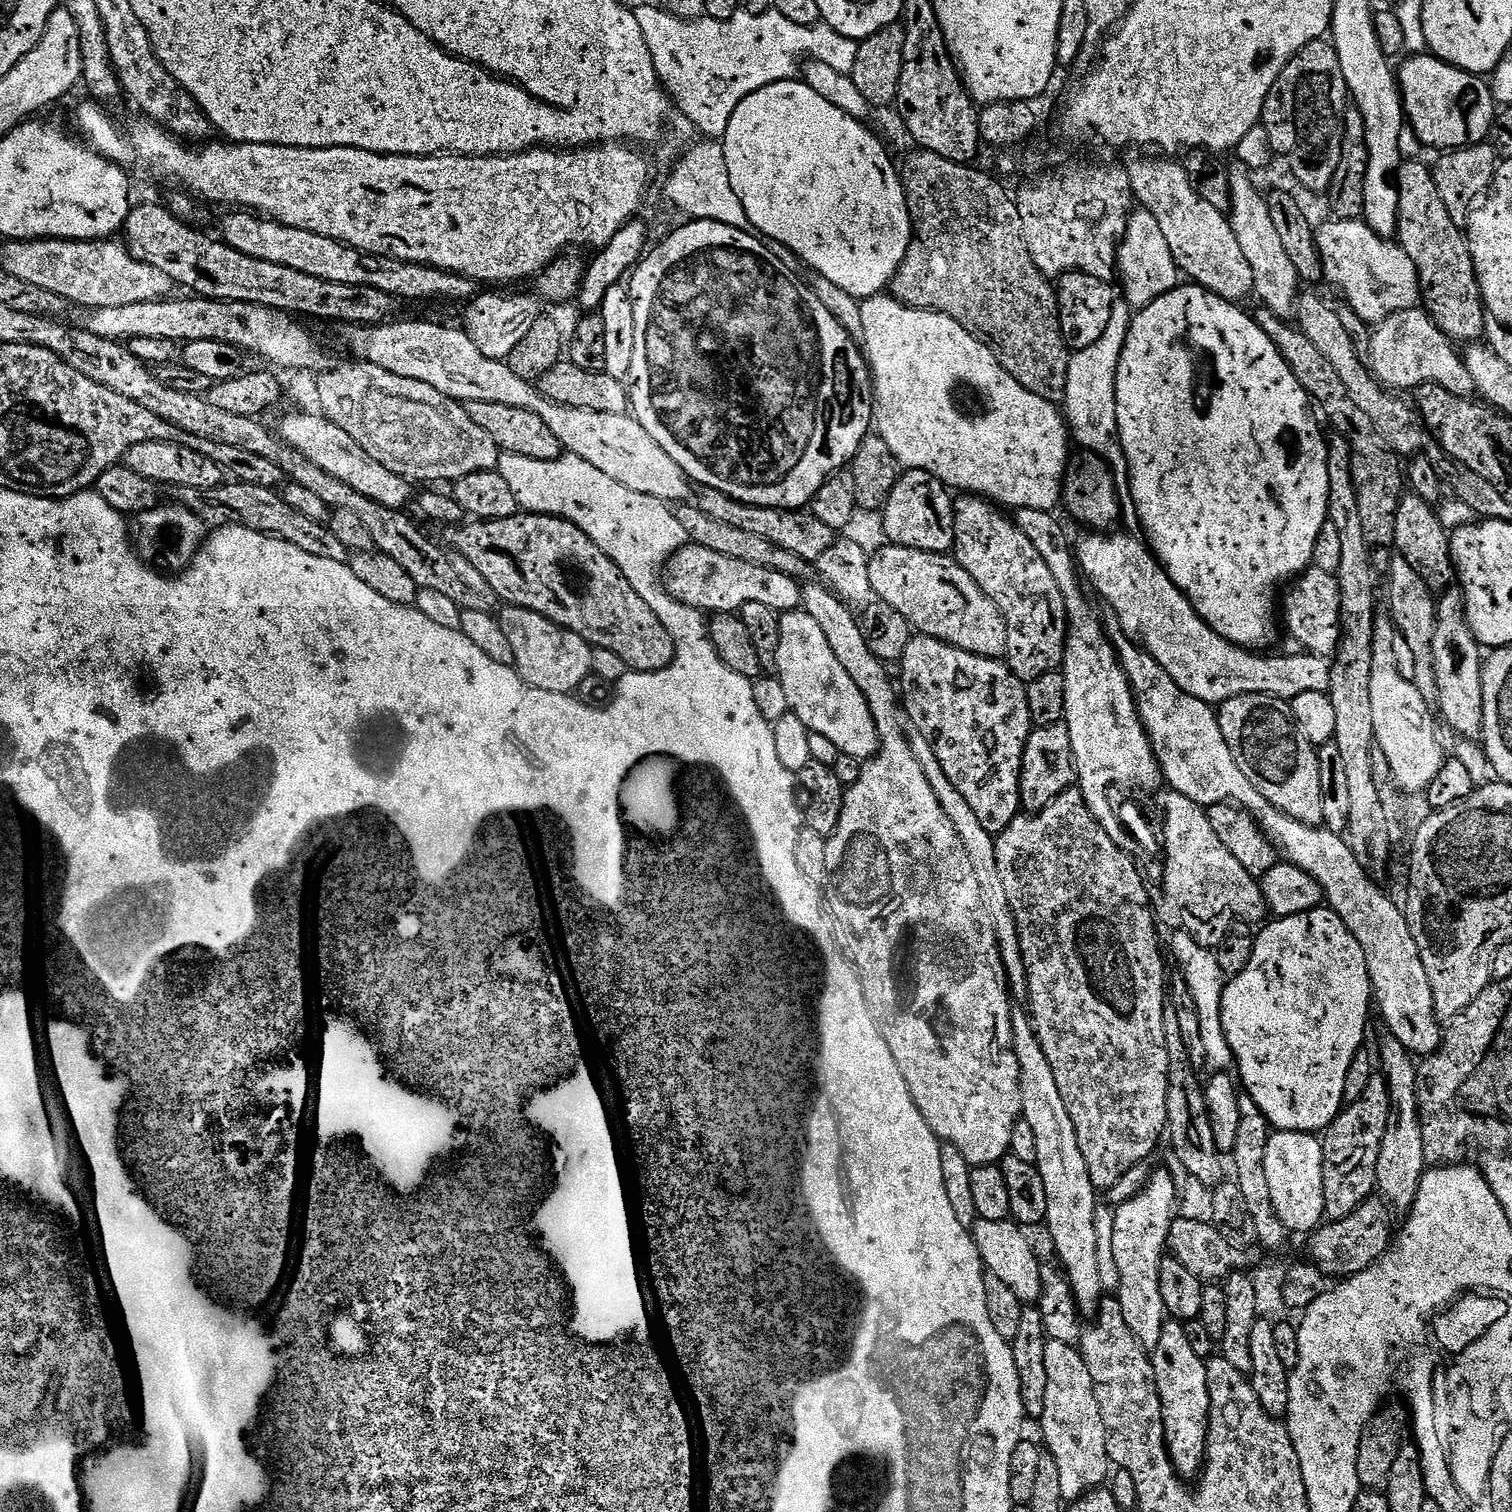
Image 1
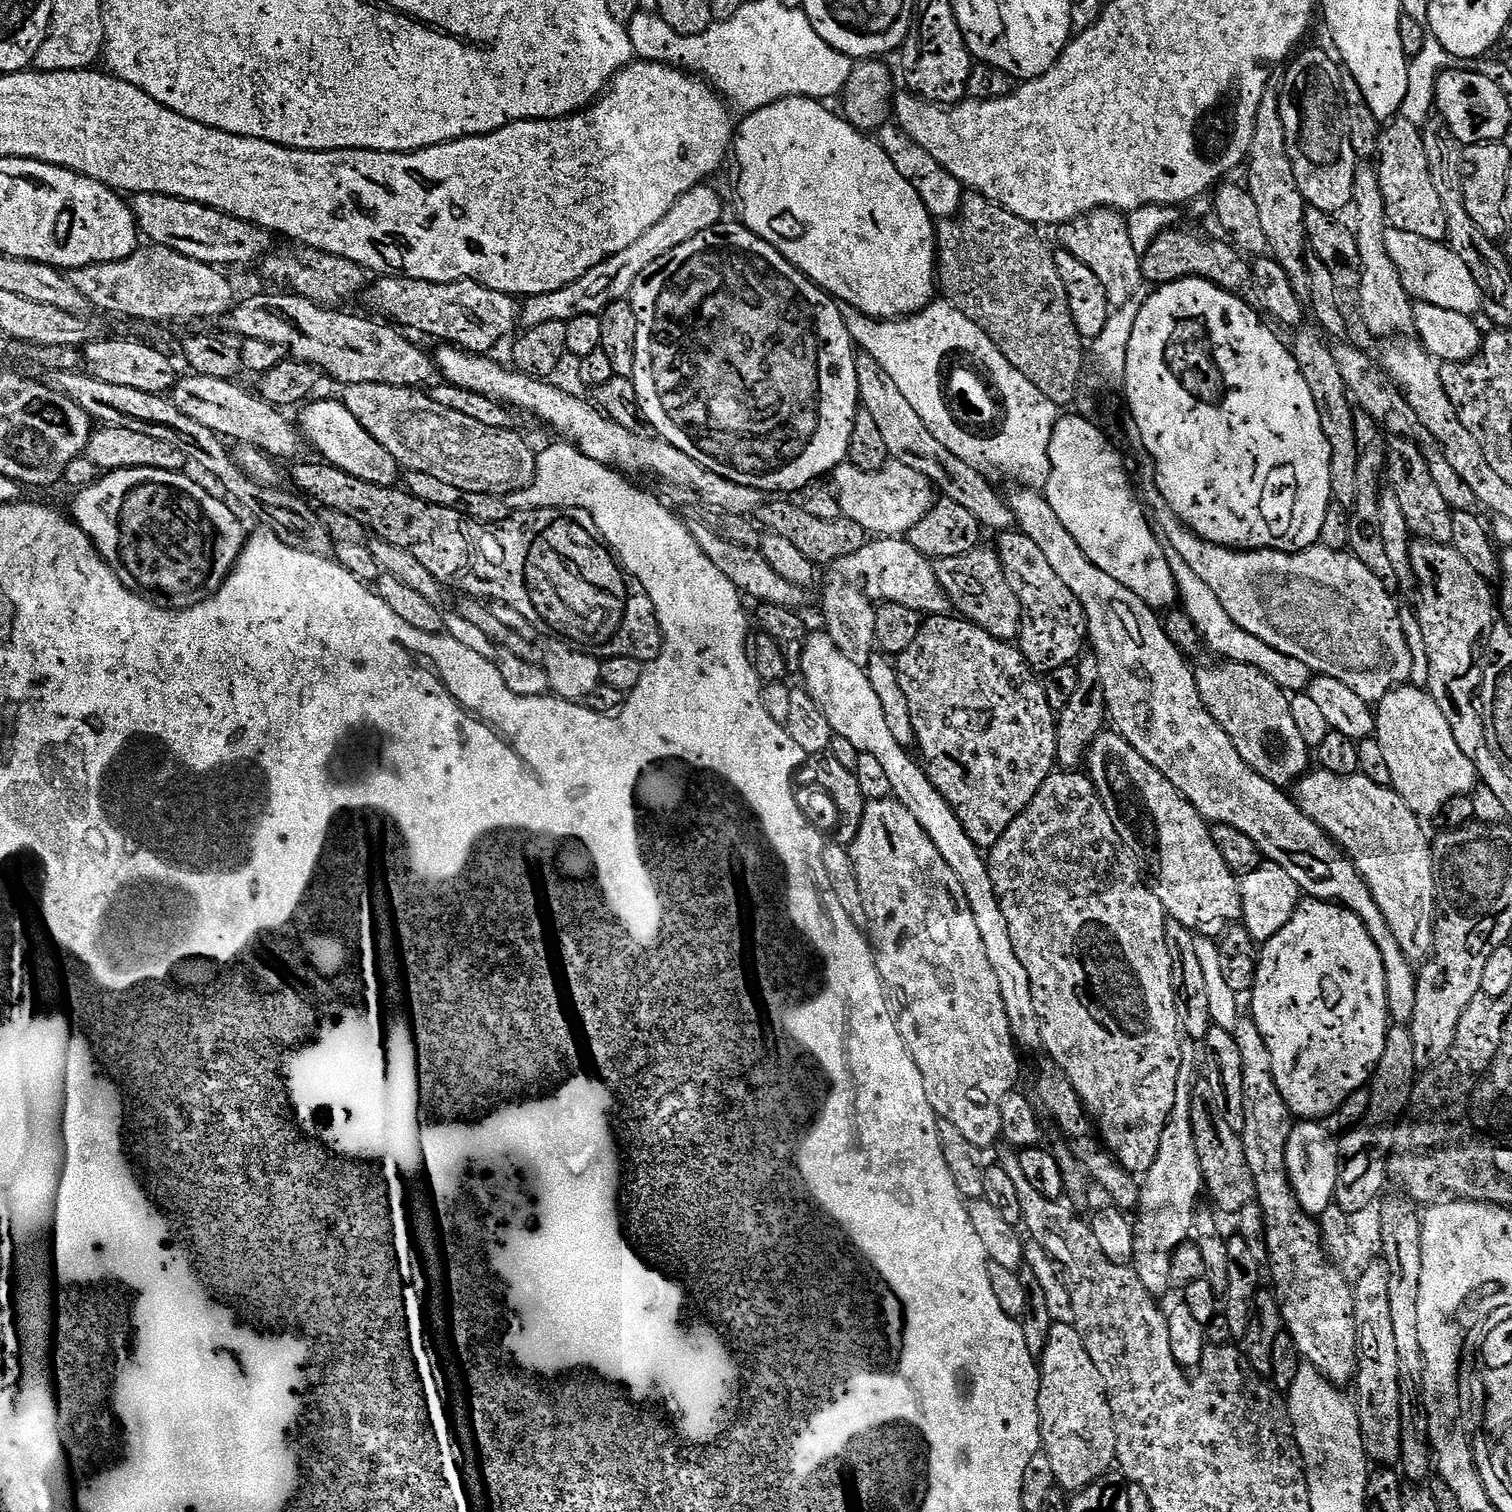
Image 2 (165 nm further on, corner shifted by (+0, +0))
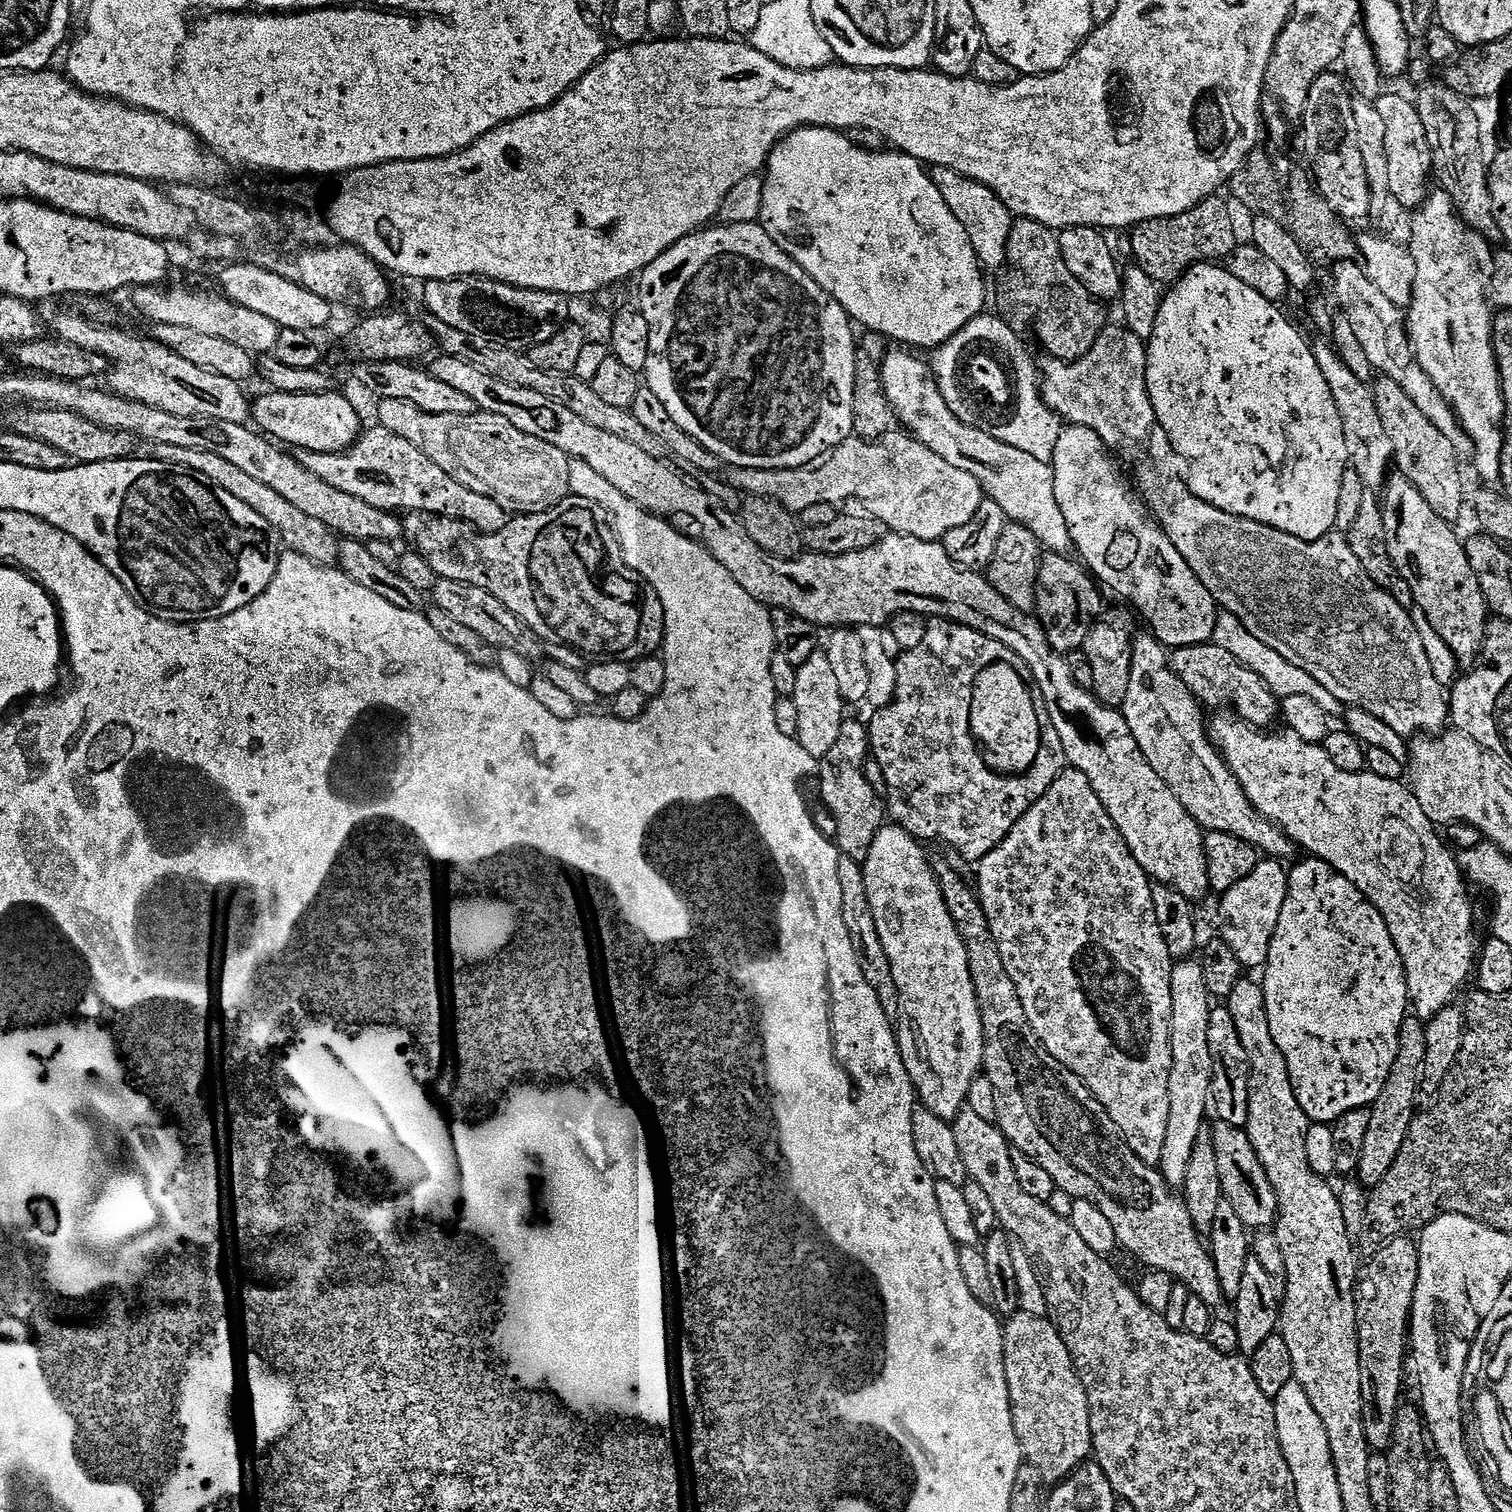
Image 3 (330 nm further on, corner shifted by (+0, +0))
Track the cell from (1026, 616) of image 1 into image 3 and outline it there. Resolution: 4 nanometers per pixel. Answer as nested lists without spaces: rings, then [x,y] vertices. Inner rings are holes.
[[[1048,554],[1036,573],[1035,615],[1039,617],[1046,638],[1054,650],[1067,654],[1083,649],[1086,634],[1101,615],[1102,588],[1079,559],[1068,554]],[[1072,559],[1072,560],[1071,560]]]

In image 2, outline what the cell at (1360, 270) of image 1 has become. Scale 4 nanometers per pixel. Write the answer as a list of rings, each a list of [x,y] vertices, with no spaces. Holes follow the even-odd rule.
[[[1389,227],[1384,237],[1392,264],[1398,266],[1398,274],[1413,301],[1442,306],[1442,310],[1458,310],[1458,314],[1470,317],[1475,317],[1481,311],[1478,282],[1474,282],[1474,274],[1470,274],[1466,262],[1462,262],[1462,258],[1458,258],[1447,243],[1422,238],[1422,234],[1410,234],[1394,227]]]

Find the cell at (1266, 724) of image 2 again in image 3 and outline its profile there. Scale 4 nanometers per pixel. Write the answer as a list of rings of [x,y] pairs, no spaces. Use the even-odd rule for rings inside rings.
[[[1211,642],[1195,644],[1185,648],[1175,649],[1171,653],[1170,663],[1174,671],[1180,675],[1180,681],[1188,687],[1192,695],[1201,705],[1233,704],[1235,715],[1253,726],[1268,726],[1272,719],[1278,716],[1278,698],[1234,654],[1222,650],[1222,646]]]

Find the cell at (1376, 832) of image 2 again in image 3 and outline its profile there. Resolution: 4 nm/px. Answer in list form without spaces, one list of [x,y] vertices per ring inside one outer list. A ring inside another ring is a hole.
[[[1229,714],[1224,720],[1224,736],[1215,737],[1216,750],[1228,763],[1228,769],[1231,770],[1234,778],[1240,783],[1241,790],[1244,791],[1246,798],[1252,803],[1259,816],[1277,824],[1292,841],[1293,845],[1300,847],[1301,844],[1308,851],[1305,853],[1309,857],[1326,861],[1330,867],[1336,868],[1343,876],[1350,878],[1350,882],[1358,885],[1365,896],[1368,897],[1370,903],[1380,911],[1386,926],[1390,930],[1390,936],[1394,938],[1394,944],[1398,946],[1398,954],[1402,954],[1411,1011],[1425,1022],[1431,1020],[1442,1009],[1449,1007],[1455,1001],[1452,999],[1459,994],[1460,987],[1468,980],[1468,975],[1470,977],[1473,975],[1474,961],[1478,956],[1478,941],[1476,942],[1476,936],[1472,933],[1472,904],[1468,901],[1469,885],[1466,883],[1464,873],[1460,871],[1459,859],[1454,855],[1453,849],[1448,847],[1445,837],[1441,833],[1440,836],[1436,833],[1439,832],[1437,825],[1432,823],[1432,819],[1418,802],[1415,791],[1407,783],[1404,783],[1405,785],[1399,784],[1396,780],[1387,780],[1384,776],[1375,776],[1371,770],[1362,772],[1338,770],[1338,766],[1334,766],[1334,762],[1330,762],[1330,754],[1326,754],[1326,750],[1321,745],[1302,742],[1302,738],[1298,738],[1298,734],[1287,730],[1281,730],[1281,732],[1268,731],[1272,730],[1261,730],[1259,727]]]

